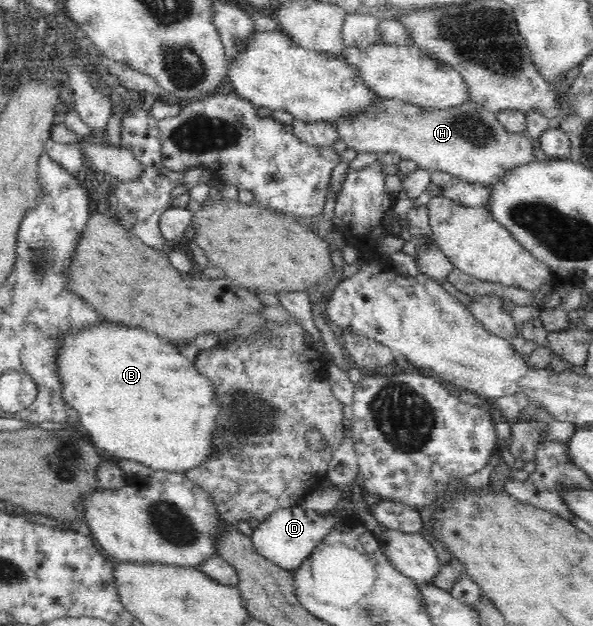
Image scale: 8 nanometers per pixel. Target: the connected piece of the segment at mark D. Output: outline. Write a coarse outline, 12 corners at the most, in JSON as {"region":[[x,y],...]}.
{"region":[[298,504],[269,514],[250,537],[294,573],[338,516]]}

